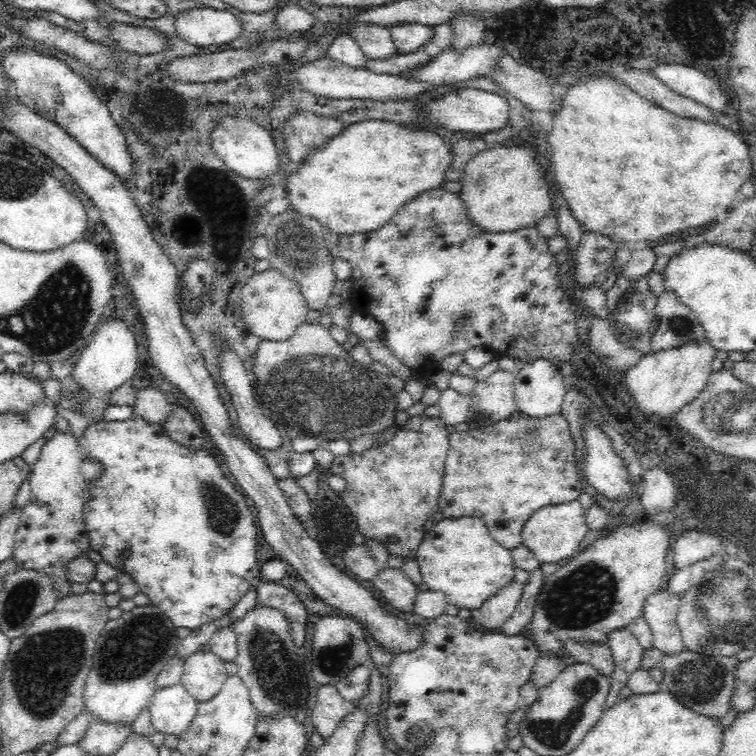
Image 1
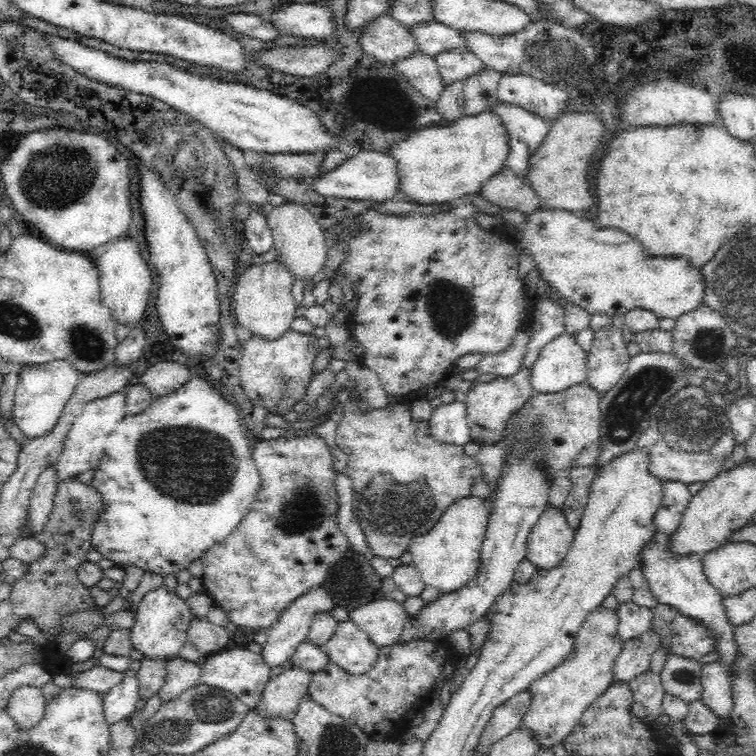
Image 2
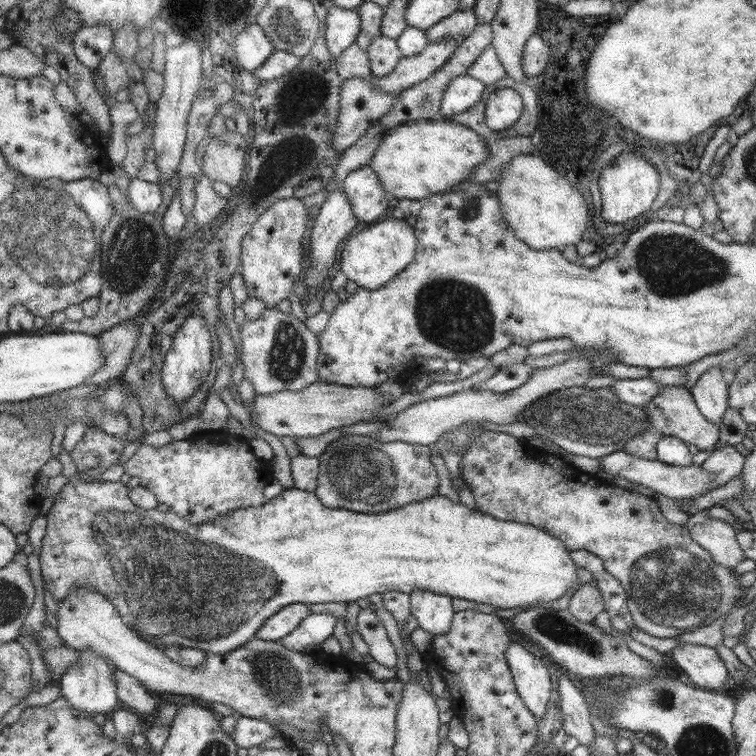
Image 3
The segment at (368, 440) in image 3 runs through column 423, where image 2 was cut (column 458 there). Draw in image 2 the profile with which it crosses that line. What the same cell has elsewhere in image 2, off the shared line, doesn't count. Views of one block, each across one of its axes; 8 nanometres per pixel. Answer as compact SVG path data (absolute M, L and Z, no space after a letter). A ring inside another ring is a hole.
M352 388L352 396L354 401L344 405L344 412L338 418L334 442L336 448L346 454L344 473L353 483L355 517L371 556L400 558L404 552L409 551L414 538L430 532L453 500L470 495L474 480L483 479L482 468L475 457L464 455L462 446L434 439L430 434L429 421L412 420L410 403L391 404L385 410L369 410L364 415L358 410L358 405L363 404L363 401L355 388Z

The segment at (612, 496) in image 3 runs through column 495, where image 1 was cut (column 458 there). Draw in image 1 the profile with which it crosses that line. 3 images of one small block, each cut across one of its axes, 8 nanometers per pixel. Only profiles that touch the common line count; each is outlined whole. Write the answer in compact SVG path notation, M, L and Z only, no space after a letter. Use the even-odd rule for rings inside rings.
M496 370L489 378L486 378L484 382L476 382L474 390L471 392L471 408L469 409L466 424L470 430L468 432L456 432L448 435L449 451L444 463L444 474L442 474L442 488L438 495L437 503L440 514L443 514L443 518L459 518L459 517L478 517L483 520L483 523L489 530L489 535L502 546L511 549L516 548L522 544L522 529L525 522L536 512L539 508L570 502L576 500L578 495L583 491L580 466L577 464L575 452L577 446L574 444L572 433L569 431L568 423L561 415L543 417L542 419L532 419L526 415L517 411L516 402L514 401L514 386L515 376L507 372L506 370Z

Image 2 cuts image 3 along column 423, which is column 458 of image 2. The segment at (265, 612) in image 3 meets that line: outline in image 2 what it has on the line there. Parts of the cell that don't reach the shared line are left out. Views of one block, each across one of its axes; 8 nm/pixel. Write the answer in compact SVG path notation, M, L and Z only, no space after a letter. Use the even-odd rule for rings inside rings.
M468 495L453 500L428 534L412 540L409 546L412 564L418 569L420 578L427 587L438 588L441 593L458 592L458 589L474 580L480 566L488 518L490 511L486 509L484 500Z

